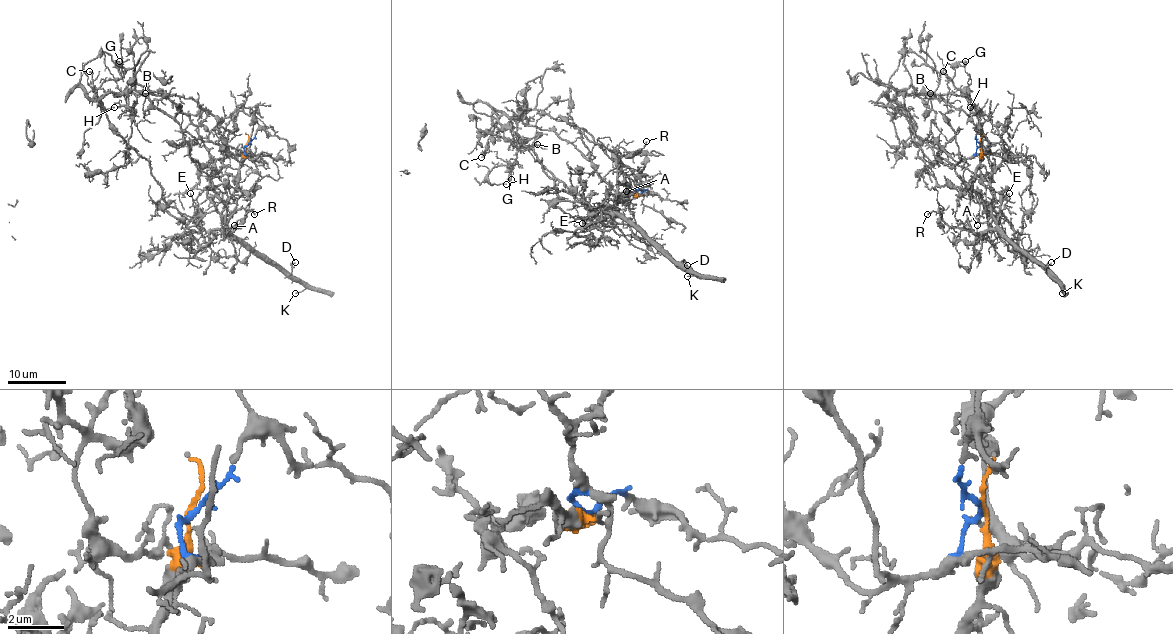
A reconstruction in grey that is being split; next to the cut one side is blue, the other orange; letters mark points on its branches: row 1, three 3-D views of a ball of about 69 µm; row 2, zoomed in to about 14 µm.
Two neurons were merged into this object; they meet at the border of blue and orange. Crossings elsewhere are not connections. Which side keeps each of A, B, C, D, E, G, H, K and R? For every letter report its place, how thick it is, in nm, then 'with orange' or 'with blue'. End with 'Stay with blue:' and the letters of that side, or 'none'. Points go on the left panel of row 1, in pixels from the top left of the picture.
A: (234, 225) | 80 nm | with orange
B: (145, 93) | 160 nm | with blue
C: (89, 71) | 130 nm | with blue
D: (295, 262) | 130 nm | with orange
E: (190, 193) | 110 nm | with orange
G: (119, 61) | 150 nm | with blue
H: (114, 107) | 90 nm | with blue
K: (295, 293) | 90 nm | with orange
R: (254, 214) | 130 nm | with orange
Stay with blue: B, C, G, H

